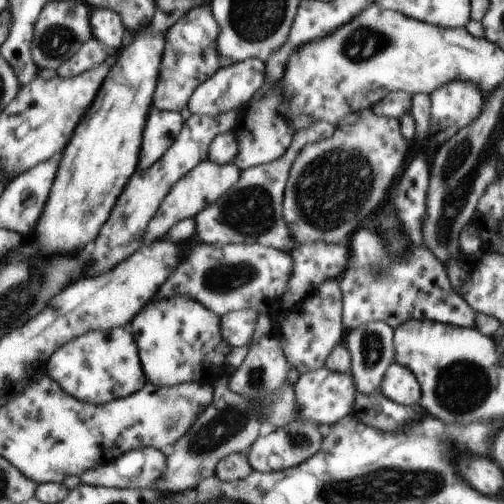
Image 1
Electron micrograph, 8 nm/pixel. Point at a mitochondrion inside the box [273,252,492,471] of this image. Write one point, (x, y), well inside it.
(459, 387)

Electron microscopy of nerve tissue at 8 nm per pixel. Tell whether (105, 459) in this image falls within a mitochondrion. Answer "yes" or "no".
no

